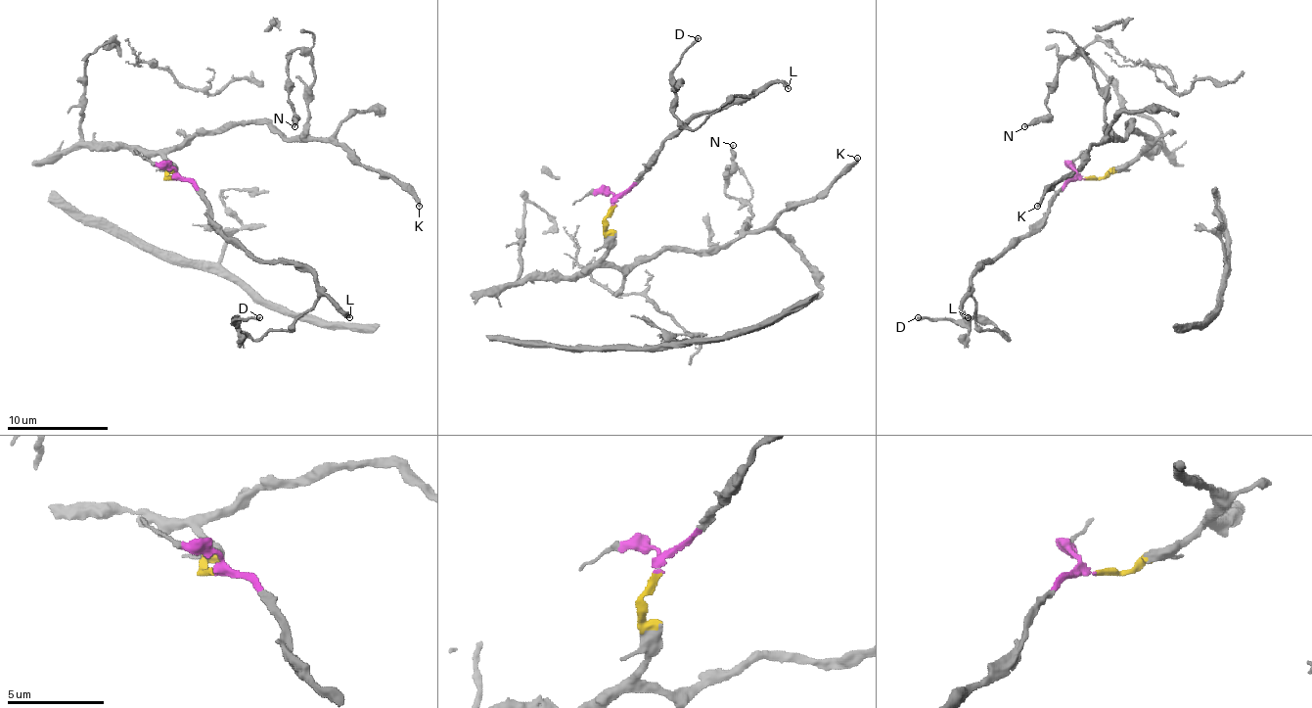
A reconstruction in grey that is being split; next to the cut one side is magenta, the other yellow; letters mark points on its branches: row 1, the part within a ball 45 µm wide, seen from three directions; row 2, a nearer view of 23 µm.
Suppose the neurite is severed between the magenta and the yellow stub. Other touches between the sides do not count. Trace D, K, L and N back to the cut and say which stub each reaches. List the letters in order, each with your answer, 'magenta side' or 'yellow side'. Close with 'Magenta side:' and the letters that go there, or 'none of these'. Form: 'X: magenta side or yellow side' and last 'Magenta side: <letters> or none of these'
D: magenta side
K: yellow side
L: magenta side
N: yellow side
Magenta side: D, L

